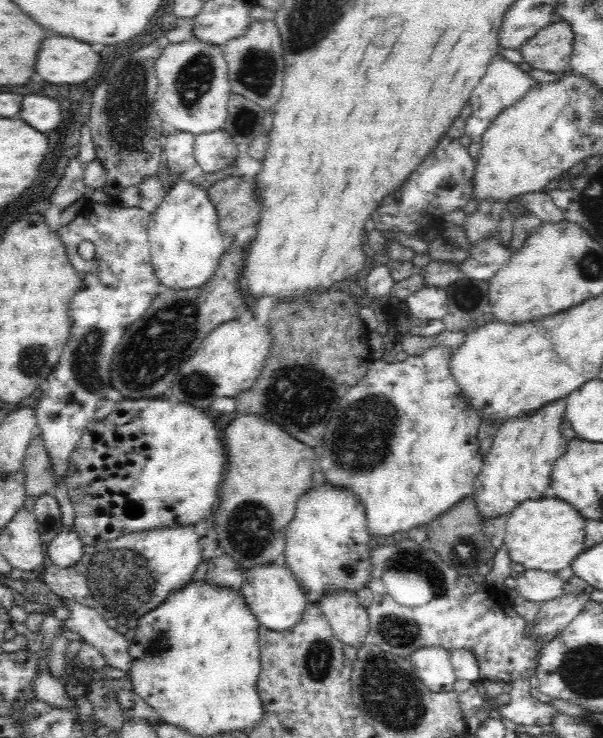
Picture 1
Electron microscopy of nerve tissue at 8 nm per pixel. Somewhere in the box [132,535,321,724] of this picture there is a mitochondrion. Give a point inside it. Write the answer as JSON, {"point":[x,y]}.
{"point":[159,644]}

